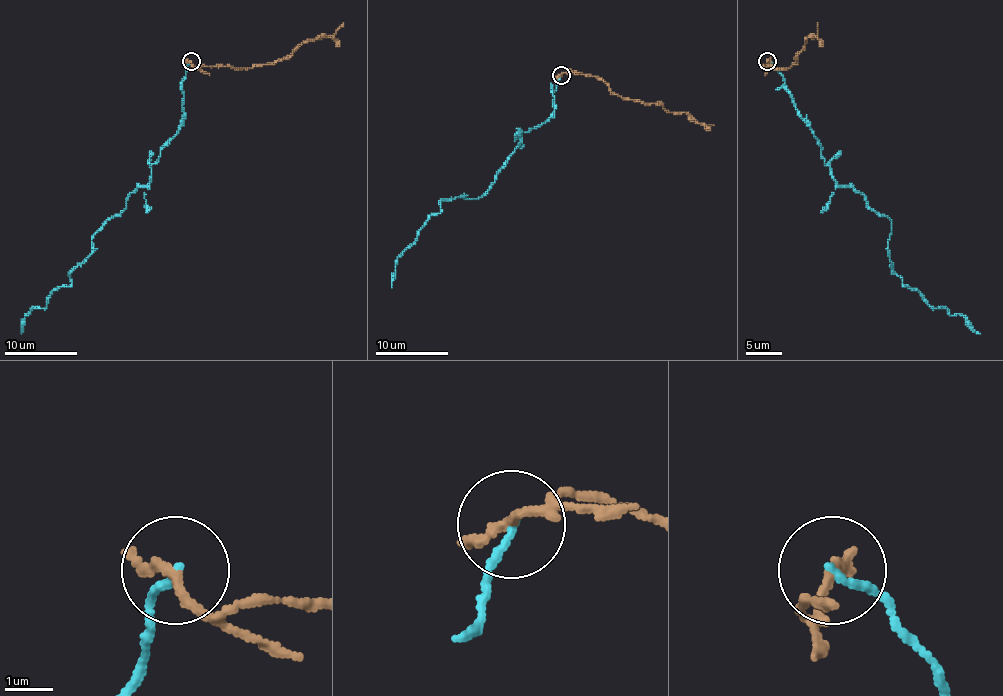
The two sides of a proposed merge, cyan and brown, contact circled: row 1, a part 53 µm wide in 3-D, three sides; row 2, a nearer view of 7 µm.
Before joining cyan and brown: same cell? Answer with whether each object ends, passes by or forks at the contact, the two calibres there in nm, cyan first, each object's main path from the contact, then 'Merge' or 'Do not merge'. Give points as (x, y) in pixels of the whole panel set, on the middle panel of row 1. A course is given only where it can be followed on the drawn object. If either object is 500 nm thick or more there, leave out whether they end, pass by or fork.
At the ring cyan ends. At the ring brown ends. Thickness 170 nm (cyan) against 280 nm. Course of cyan: (562, 74), (553, 92), (554, 112), (522, 134), (477, 199), (440, 202), (442, 210), (397, 258), (392, 287). Course of brown: (562, 74), (567, 71), (598, 76), (612, 92), (657, 103), (670, 112), (688, 112), (704, 125), (713, 125). Do not merge

